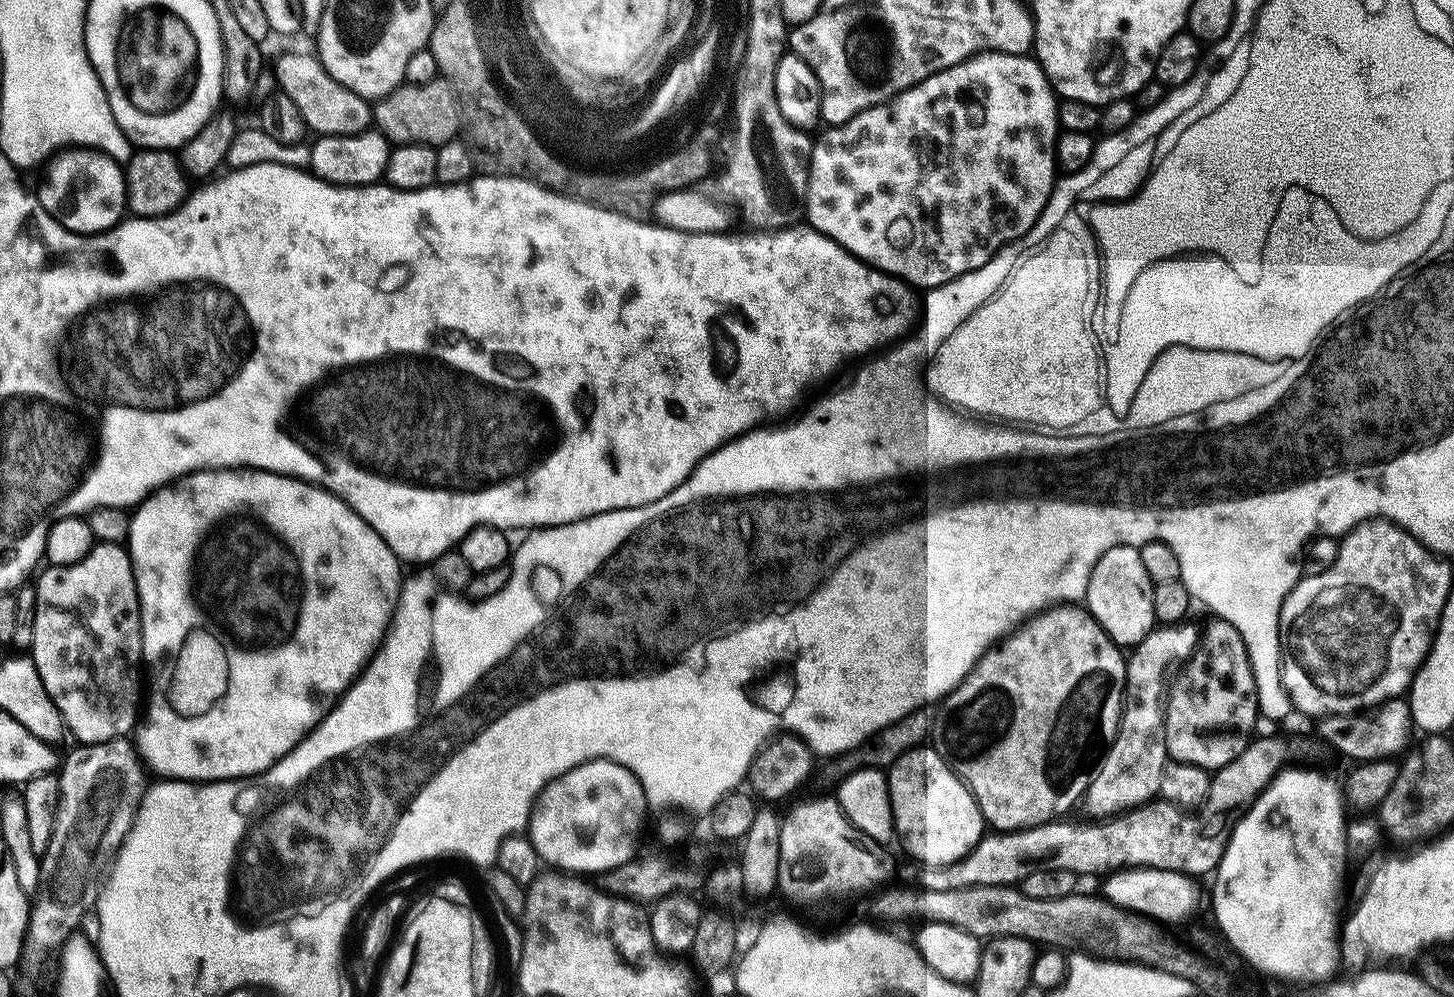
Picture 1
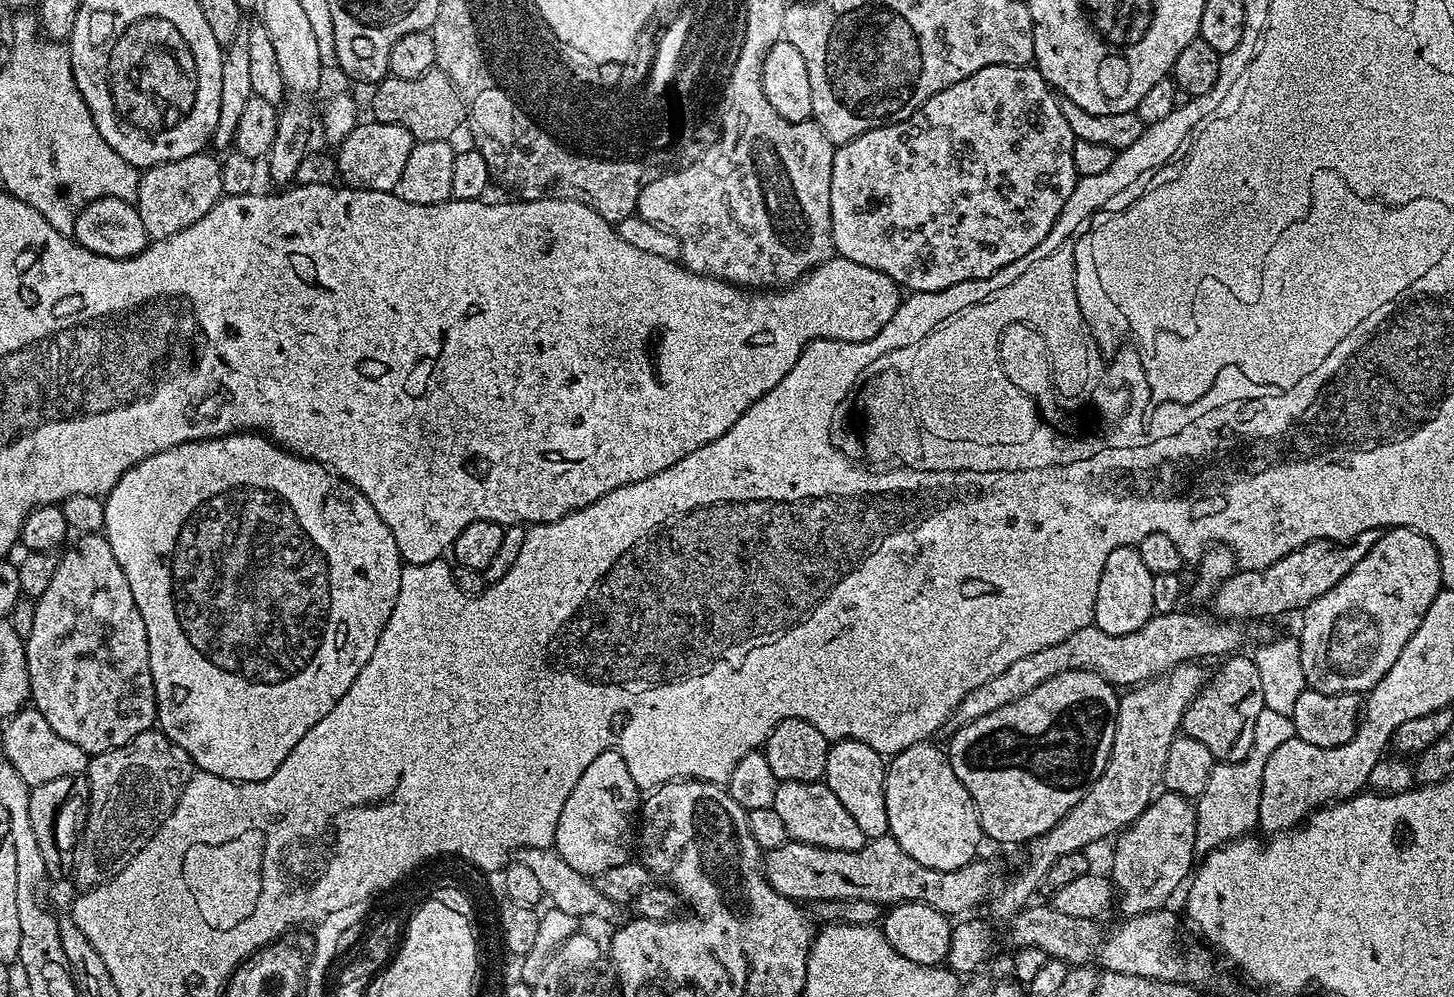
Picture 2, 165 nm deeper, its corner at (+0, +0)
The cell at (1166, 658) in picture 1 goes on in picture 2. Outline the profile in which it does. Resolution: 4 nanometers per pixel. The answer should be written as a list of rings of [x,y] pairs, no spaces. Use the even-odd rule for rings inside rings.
[[[1371,528],[1343,542],[1315,540],[1286,554],[1286,558],[1260,572],[1237,570],[1229,580],[1223,580],[1215,587],[1216,612],[1220,615],[1217,617],[1224,622],[1264,622],[1260,620],[1267,616],[1280,616],[1283,612],[1299,613],[1310,602],[1322,598],[1326,590],[1334,590],[1334,586],[1338,586],[1338,582],[1342,582],[1342,578],[1346,578],[1346,574],[1350,574],[1362,558],[1366,558],[1370,546],[1378,542],[1380,533],[1381,529]]]

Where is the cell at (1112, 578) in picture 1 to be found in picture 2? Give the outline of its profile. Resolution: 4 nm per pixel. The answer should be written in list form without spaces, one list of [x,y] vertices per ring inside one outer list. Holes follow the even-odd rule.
[[[1127,544],[1116,547],[1102,566],[1102,578],[1098,578],[1095,627],[1106,630],[1106,634],[1130,634],[1141,628],[1154,614],[1152,597],[1153,575],[1142,563],[1139,547]]]

